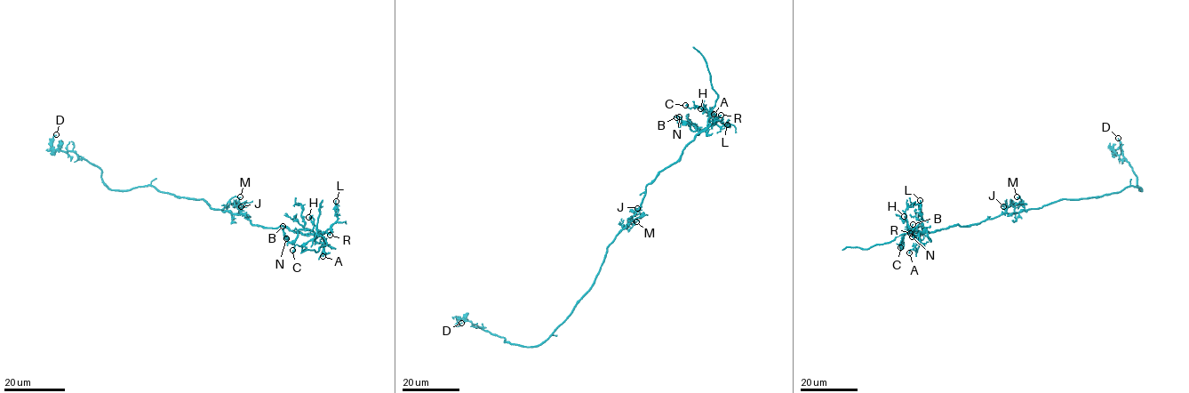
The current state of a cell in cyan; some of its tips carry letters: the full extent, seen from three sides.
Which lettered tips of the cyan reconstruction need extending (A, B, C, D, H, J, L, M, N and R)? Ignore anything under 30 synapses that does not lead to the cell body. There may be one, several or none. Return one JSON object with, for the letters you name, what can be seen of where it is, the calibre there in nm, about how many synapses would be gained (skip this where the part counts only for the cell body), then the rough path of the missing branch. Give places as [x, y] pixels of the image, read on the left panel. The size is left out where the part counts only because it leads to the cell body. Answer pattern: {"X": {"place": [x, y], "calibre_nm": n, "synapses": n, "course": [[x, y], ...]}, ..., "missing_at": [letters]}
{"missing_at": []}

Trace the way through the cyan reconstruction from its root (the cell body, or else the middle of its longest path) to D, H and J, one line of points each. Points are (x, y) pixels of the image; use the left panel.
D: (212, 208), (203, 199), (178, 197), (150, 185), (110, 190), (97, 166), (73, 151), (51, 148), (56, 134)
H: (212, 208), (243, 214), (258, 226), (285, 227), (303, 234), (316, 234), (317, 227), (308, 217)
J: (212, 208), (240, 214), (241, 206)

